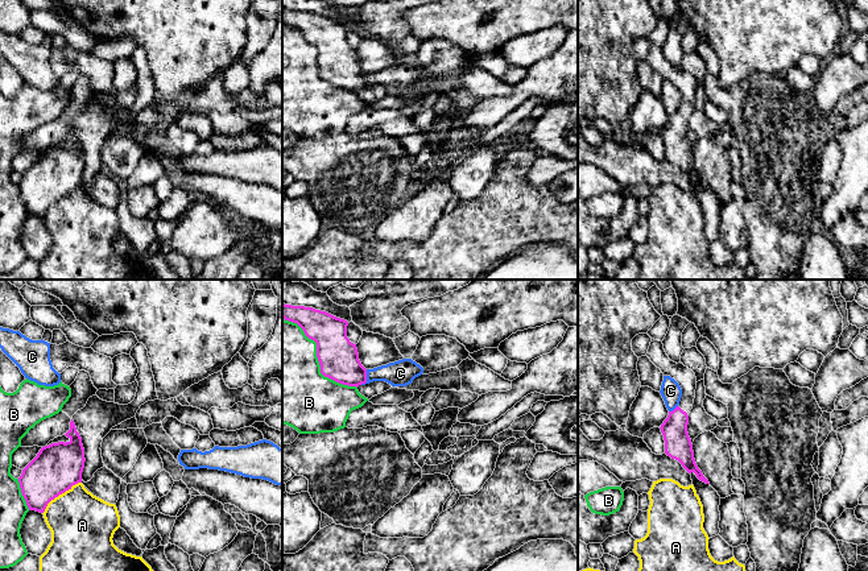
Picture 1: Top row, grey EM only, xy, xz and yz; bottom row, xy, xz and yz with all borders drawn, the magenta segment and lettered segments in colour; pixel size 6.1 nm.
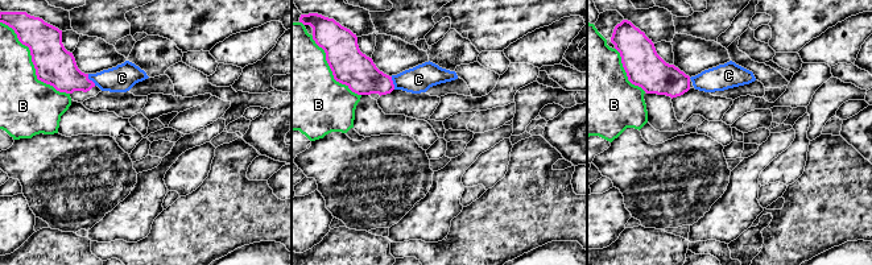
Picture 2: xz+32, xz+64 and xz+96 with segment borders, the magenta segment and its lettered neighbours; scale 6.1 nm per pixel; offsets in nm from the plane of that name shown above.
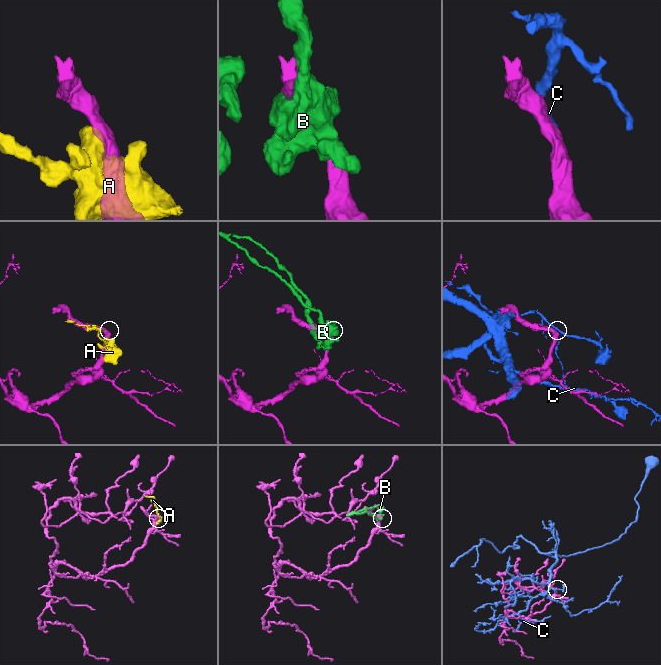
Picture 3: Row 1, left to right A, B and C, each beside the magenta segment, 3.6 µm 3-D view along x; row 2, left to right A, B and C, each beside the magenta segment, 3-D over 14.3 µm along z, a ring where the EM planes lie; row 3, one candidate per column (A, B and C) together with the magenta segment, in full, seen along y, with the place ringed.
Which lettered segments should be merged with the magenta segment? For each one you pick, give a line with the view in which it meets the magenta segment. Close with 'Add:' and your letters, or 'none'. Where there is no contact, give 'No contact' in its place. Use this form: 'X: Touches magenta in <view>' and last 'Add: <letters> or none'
Add: none

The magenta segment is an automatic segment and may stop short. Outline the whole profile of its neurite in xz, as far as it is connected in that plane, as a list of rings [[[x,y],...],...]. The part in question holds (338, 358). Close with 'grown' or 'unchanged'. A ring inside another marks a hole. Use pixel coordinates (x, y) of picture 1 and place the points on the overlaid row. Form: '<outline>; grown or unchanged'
[[[285,303],[282,318],[297,323],[317,343],[317,357],[325,377],[356,386],[368,400],[393,388],[385,381],[367,382],[367,369],[359,360],[356,344],[347,338],[347,320],[313,307]]]; grown

